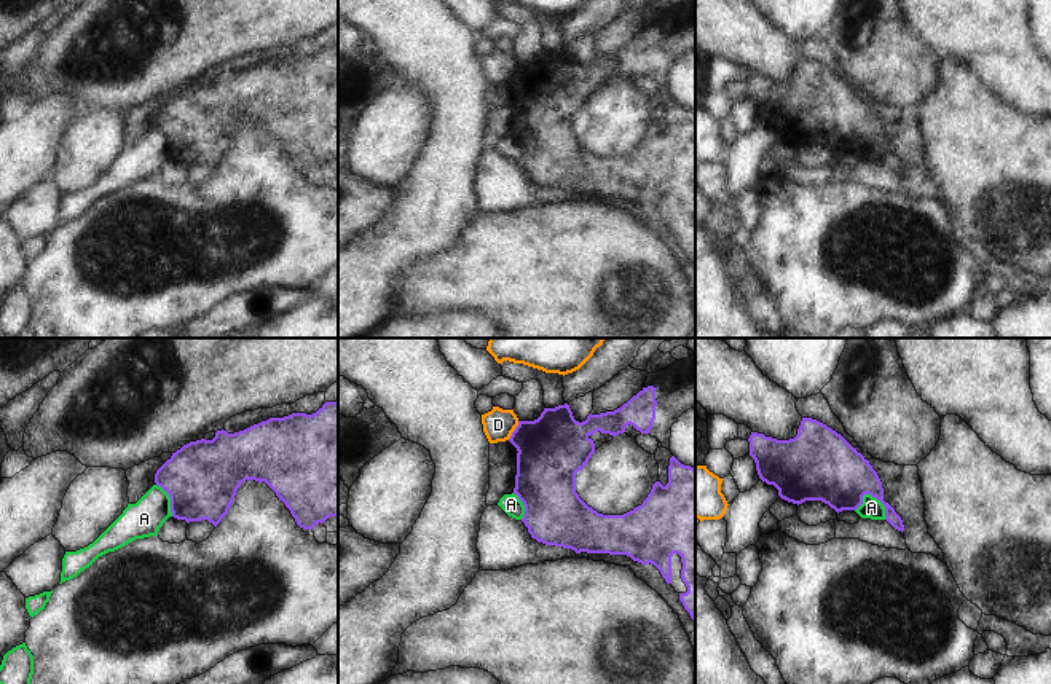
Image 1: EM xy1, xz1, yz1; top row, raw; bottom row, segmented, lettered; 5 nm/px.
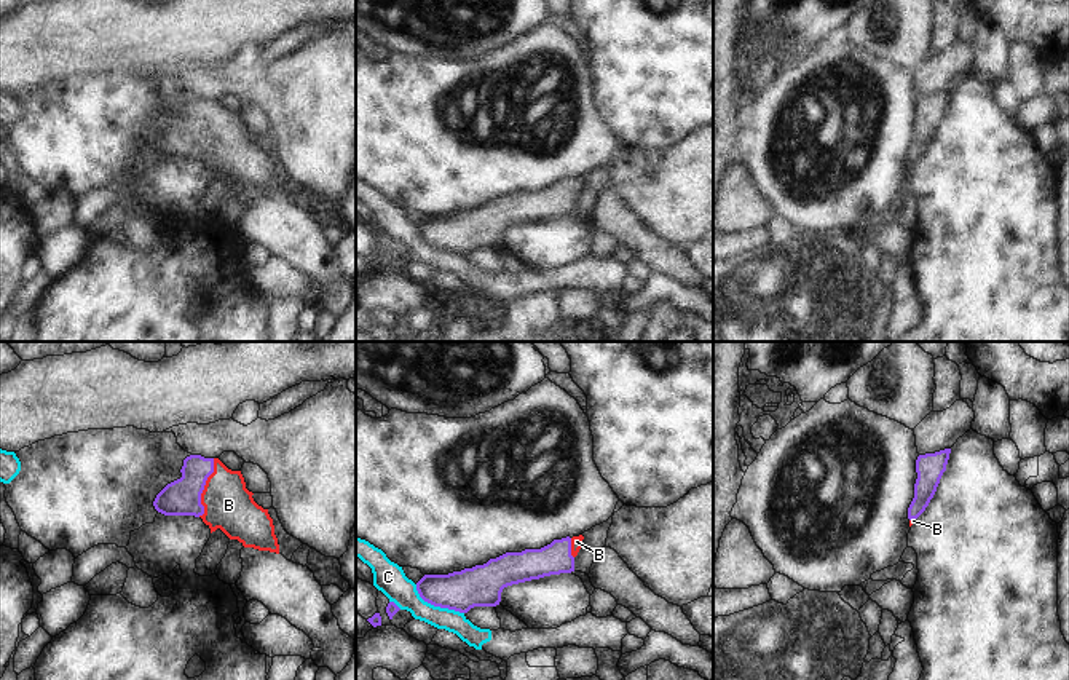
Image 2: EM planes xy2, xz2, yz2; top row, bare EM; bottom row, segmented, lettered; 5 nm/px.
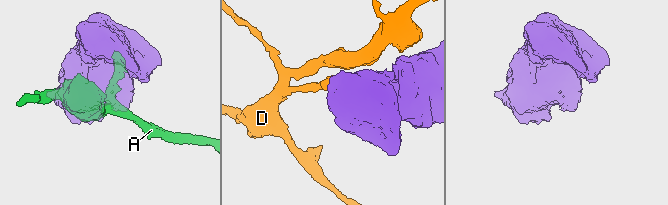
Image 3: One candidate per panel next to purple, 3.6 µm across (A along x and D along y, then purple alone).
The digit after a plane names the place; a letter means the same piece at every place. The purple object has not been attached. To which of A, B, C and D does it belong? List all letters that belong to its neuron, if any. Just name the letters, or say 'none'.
B

